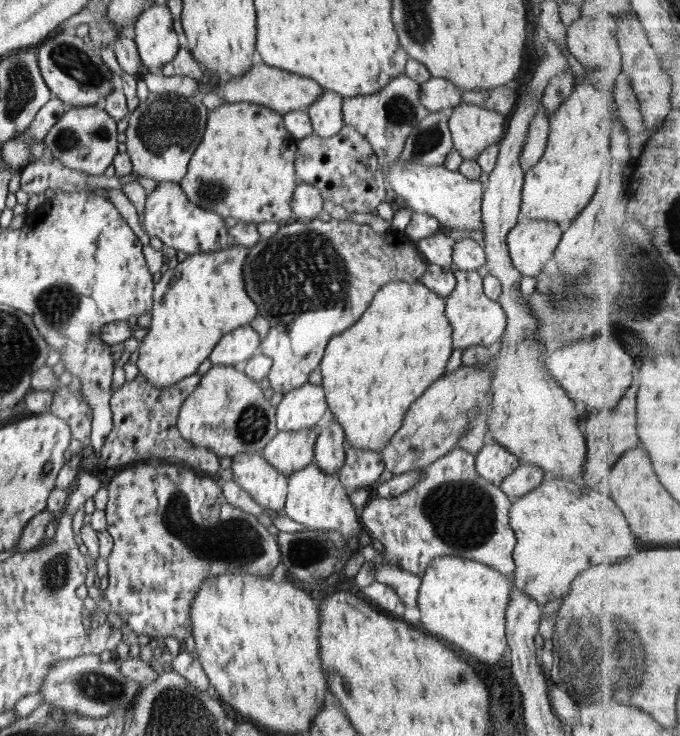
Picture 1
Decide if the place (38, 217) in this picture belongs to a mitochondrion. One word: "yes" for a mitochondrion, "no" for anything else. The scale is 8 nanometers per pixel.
no

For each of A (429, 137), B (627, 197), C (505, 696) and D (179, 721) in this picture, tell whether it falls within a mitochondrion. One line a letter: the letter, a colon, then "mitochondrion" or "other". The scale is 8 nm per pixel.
A: mitochondrion
B: other
C: other
D: mitochondrion

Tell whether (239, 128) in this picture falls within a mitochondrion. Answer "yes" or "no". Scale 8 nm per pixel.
no

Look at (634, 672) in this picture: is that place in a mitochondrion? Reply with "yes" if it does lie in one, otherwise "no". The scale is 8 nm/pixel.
yes

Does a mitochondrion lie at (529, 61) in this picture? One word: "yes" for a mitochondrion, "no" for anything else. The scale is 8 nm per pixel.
no

